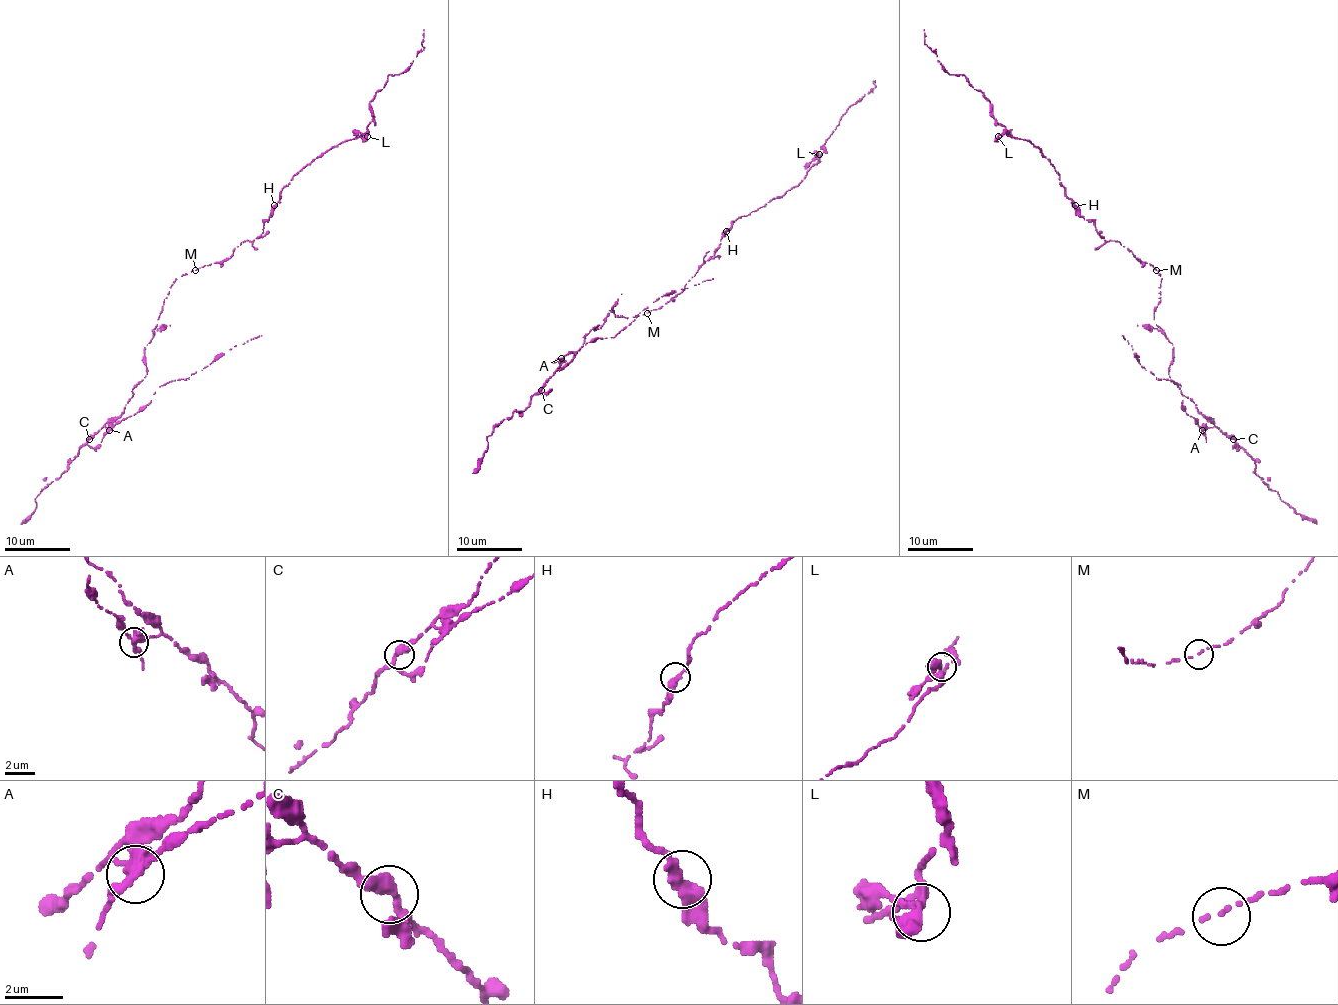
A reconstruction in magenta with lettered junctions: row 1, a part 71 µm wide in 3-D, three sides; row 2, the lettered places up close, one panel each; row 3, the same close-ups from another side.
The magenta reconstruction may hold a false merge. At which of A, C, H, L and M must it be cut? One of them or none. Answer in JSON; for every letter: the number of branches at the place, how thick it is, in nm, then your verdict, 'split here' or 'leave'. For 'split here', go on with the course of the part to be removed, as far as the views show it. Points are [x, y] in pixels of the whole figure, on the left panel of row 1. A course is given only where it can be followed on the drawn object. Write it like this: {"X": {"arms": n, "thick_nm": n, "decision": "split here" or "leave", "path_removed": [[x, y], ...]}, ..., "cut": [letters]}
{"A": {"arms": 3, "thick_nm": 360, "decision": "split here", "path_removed": [[109, 429], [140, 411], [161, 385], [187, 378], [235, 346], [261, 336]]}, "C": {"arms": 3, "thick_nm": 280, "decision": "leave"}, "H": {"arms": 2, "thick_nm": 380, "decision": "leave"}, "L": {"arms": 2, "thick_nm": 400, "decision": "leave"}, "M": {"arms": 2, "thick_nm": 140, "decision": "leave"}, "cut": ["A"]}

